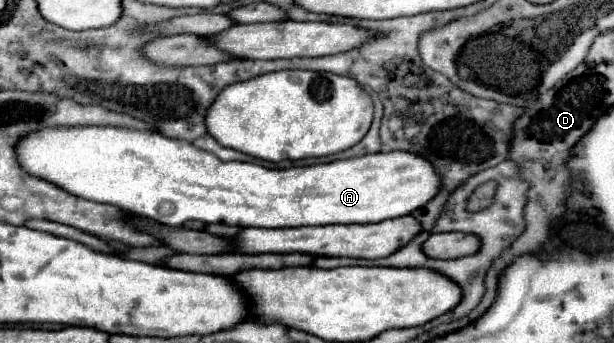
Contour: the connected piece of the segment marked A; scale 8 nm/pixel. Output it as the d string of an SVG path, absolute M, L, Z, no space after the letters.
M68 126L68 128L38 130L36 134L24 134L24 138L20 138L20 144L16 144L16 160L20 162L20 168L26 174L32 174L36 178L44 178L48 182L56 180L54 182L56 186L64 188L70 194L76 194L78 198L112 204L112 206L116 206L116 208L120 208L124 212L130 212L134 216L146 216L150 220L164 222L168 226L182 226L186 220L197 220L207 224L221 222L241 228L296 228L296 226L324 226L324 224L372 224L372 222L382 222L382 220L388 220L388 218L398 218L398 216L412 214L414 210L424 206L424 202L434 198L436 192L440 190L440 178L438 178L436 170L432 168L432 164L428 160L420 158L418 154L410 154L410 152L378 152L378 154L368 154L368 156L350 158L350 160L336 160L336 162L330 162L330 164L292 166L292 168L278 170L278 168L264 168L264 166L252 164L252 162L222 162L218 156L196 148L192 142L180 142L180 140L174 140L174 138L166 138L160 132L152 132L152 130L132 130L132 128L116 128L116 126L112 126L112 128L104 128L104 126Z

